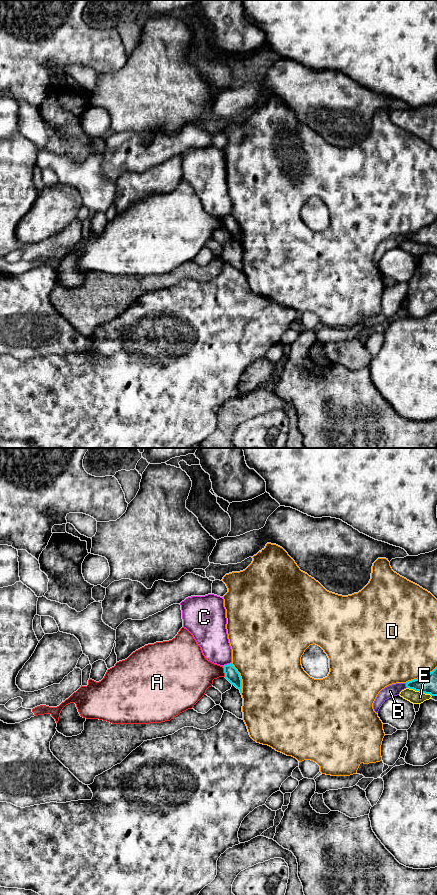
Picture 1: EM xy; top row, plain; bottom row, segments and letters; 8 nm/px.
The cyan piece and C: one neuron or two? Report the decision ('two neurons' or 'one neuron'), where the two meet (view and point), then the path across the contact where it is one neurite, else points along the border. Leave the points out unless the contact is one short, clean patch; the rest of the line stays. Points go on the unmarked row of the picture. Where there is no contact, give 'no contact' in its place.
two neurons | xy (227, 216) | along xy (231, 214), (223, 218)

